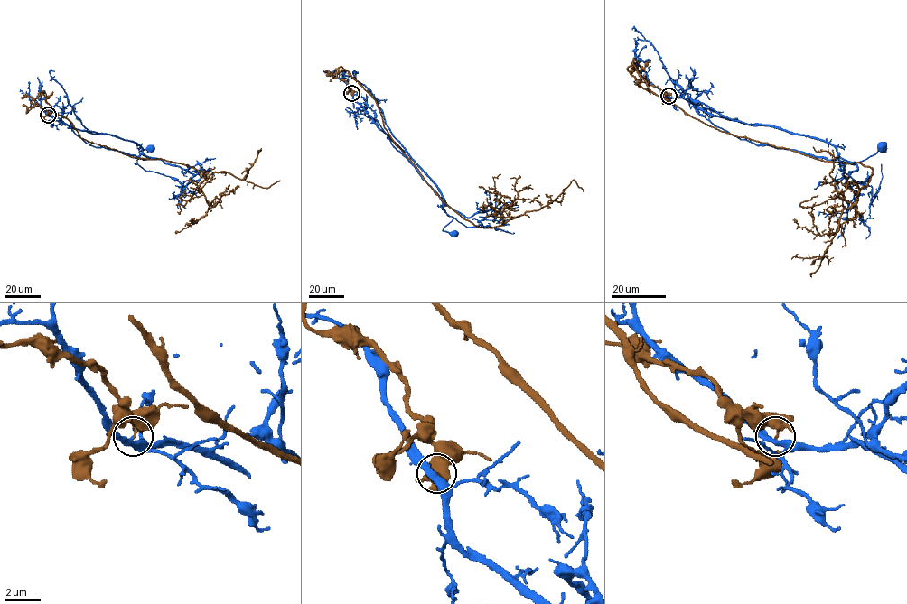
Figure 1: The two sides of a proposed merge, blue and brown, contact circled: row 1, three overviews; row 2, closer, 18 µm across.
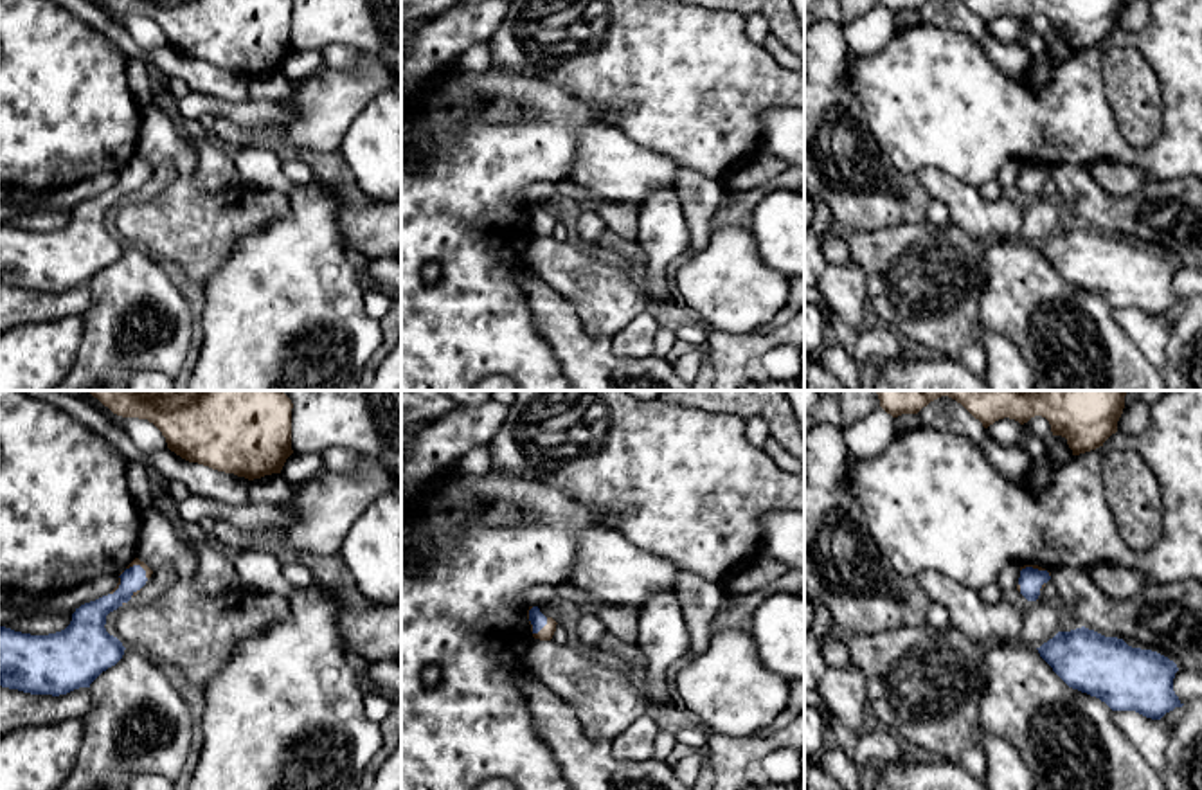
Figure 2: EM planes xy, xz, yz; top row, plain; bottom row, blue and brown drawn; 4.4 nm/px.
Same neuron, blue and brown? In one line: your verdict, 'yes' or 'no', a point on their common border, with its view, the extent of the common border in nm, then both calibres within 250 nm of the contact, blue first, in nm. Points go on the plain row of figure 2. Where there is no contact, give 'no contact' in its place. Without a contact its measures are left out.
no | xz (531, 218) | 130 nm | 70/60 nm

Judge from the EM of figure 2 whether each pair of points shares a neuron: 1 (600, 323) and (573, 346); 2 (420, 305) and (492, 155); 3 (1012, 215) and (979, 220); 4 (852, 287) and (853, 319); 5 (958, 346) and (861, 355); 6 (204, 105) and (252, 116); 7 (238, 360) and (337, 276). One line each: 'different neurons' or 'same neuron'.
1: different neurons
2: same neuron
3: same neuron
4: same neuron
5: different neurons
6: same neuron
7: same neuron

